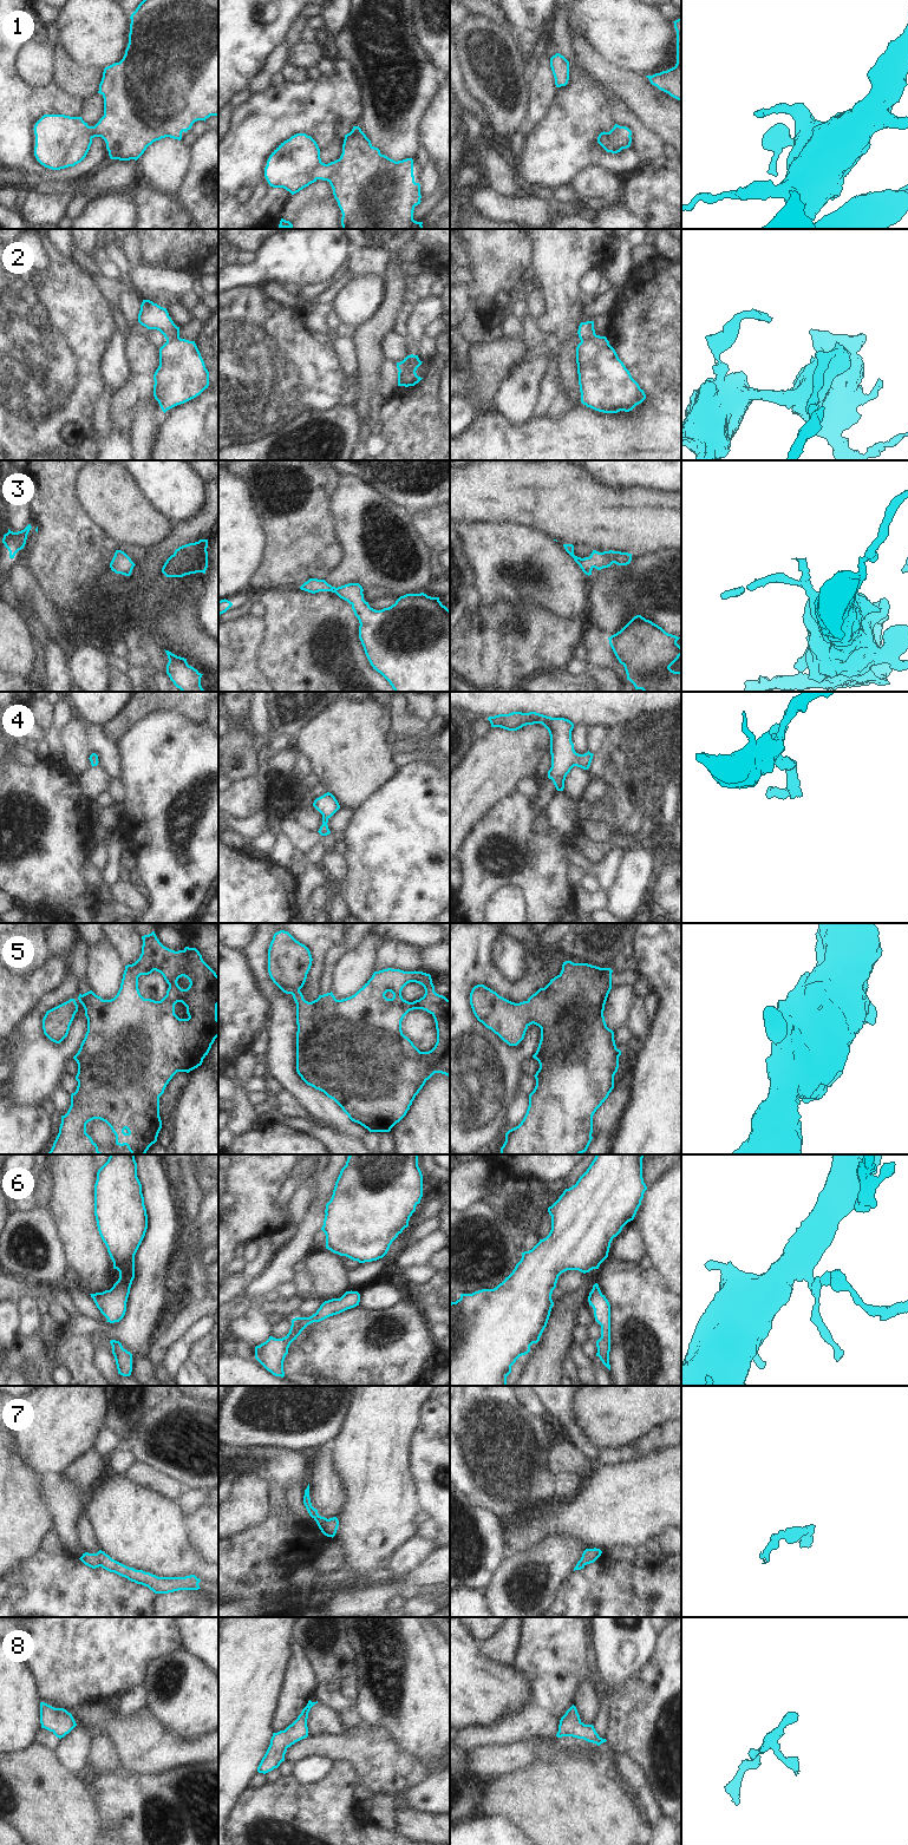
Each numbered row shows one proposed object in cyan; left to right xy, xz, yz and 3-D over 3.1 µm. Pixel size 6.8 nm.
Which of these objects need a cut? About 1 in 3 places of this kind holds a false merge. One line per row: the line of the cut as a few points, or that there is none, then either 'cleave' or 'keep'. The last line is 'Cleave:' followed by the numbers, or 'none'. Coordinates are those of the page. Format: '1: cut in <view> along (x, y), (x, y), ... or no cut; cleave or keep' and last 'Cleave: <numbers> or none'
1: no cut; keep
2: cut in xz along (418, 359), (399, 372); cleave
3: no cut; keep
4: no cut; keep
5: no cut; keep
6: no cut; keep
7: no cut; keep
8: no cut; keep
Cleave: 2

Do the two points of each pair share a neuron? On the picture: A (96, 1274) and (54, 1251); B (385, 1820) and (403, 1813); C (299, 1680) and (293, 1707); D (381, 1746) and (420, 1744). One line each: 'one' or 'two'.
A: two
B: two
C: one
D: two

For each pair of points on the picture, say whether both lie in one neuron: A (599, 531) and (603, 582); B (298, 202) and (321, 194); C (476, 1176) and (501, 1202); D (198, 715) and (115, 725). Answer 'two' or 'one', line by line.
A: two
B: one
C: one
D: one

